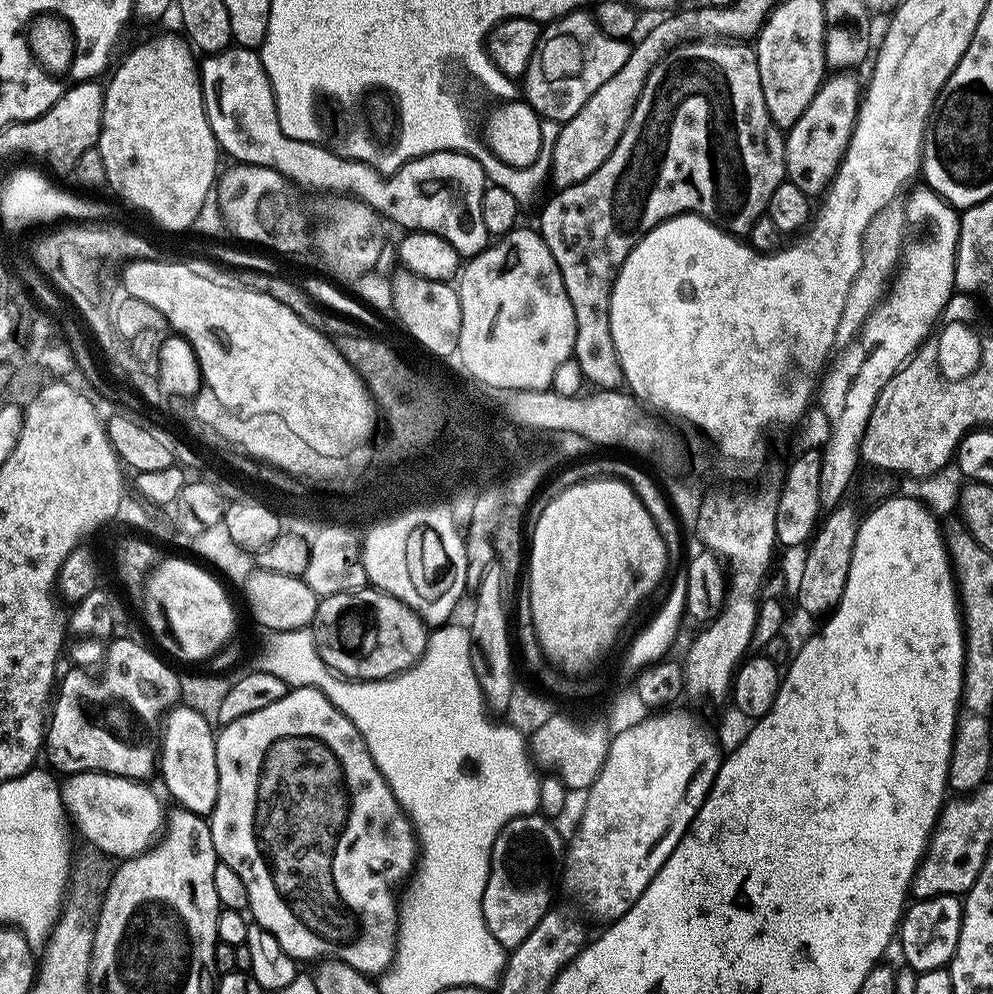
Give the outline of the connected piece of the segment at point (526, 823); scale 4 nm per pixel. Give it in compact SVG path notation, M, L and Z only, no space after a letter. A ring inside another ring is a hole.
M543 814L514 818L498 834L492 851L492 869L482 898L482 914L494 938L506 950L526 942L530 930L550 911L552 887L560 864L566 860L566 836L555 828L553 821Z

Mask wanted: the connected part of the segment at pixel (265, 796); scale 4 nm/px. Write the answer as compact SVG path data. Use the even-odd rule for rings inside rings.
M292 688L278 702L238 718L236 722L223 725L217 733L215 756L219 776L218 802L215 803L215 810L210 817L214 850L219 863L230 866L230 870L234 870L234 874L238 874L242 882L246 882L251 919L270 934L274 934L282 950L286 950L286 954L290 954L297 962L320 962L333 956L365 974L388 972L396 958L401 917L392 887L403 876L413 875L418 864L418 837L411 817L400 807L386 778L372 761L369 748L357 727L315 688ZM316 940L321 940L320 948L316 948Z

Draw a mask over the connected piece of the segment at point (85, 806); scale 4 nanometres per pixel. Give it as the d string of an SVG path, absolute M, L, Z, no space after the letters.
M78 772L63 781L64 807L69 815L74 814L83 834L97 847L95 849L99 853L111 858L141 856L161 839L166 828L164 804L156 797L155 790L148 786L147 783L125 776L111 776L108 772Z

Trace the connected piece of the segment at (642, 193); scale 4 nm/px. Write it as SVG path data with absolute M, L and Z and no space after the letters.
M708 38L694 40L690 44L680 45L673 52L667 52L654 66L652 76L664 77L656 85L653 83L639 92L634 106L634 114L630 114L630 122L626 126L626 130L622 130L622 138L618 138L618 146L614 146L610 158L606 158L606 162L602 162L602 166L598 166L598 170L594 170L594 174L590 174L590 178L586 178L569 188L559 189L555 193L556 197L540 212L538 231L541 238L546 242L550 254L554 254L554 262L558 262L558 270L562 274L566 294L570 294L570 302L574 306L574 318L576 319L574 358L582 370L585 381L596 390L616 390L624 384L624 370L620 365L620 359L616 357L614 338L610 338L610 294L622 262L626 262L630 250L634 250L636 243L647 232L654 230L654 226L658 226L663 220L669 220L672 216L682 216L686 212L695 212L697 216L704 216L734 236L747 237L746 234L755 226L756 219L759 216L761 219L767 213L770 194L774 194L774 190L778 190L778 186L785 183L786 180L784 166L785 137L768 113L766 98L763 94L762 78L760 77L760 66L755 47L751 43L733 42L728 38L720 38L715 42Z

